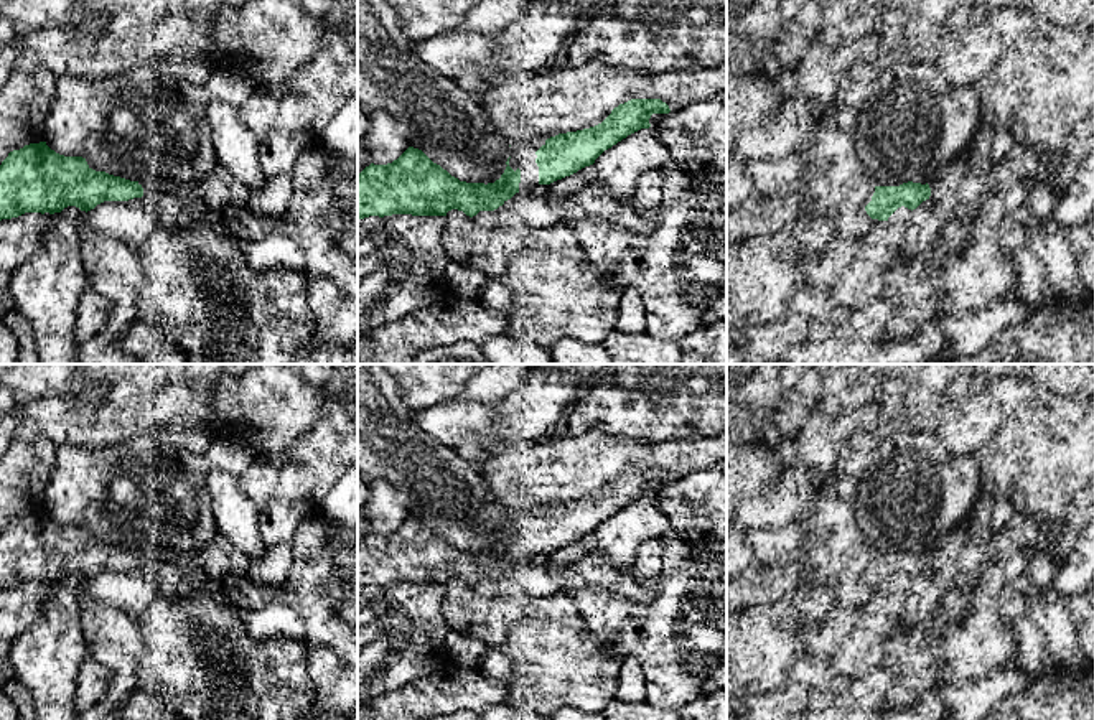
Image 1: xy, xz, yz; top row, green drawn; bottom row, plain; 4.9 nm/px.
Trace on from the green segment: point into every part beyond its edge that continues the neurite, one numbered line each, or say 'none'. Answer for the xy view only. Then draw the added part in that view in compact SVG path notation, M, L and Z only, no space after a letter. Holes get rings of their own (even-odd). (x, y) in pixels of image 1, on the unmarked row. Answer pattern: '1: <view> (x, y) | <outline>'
none

